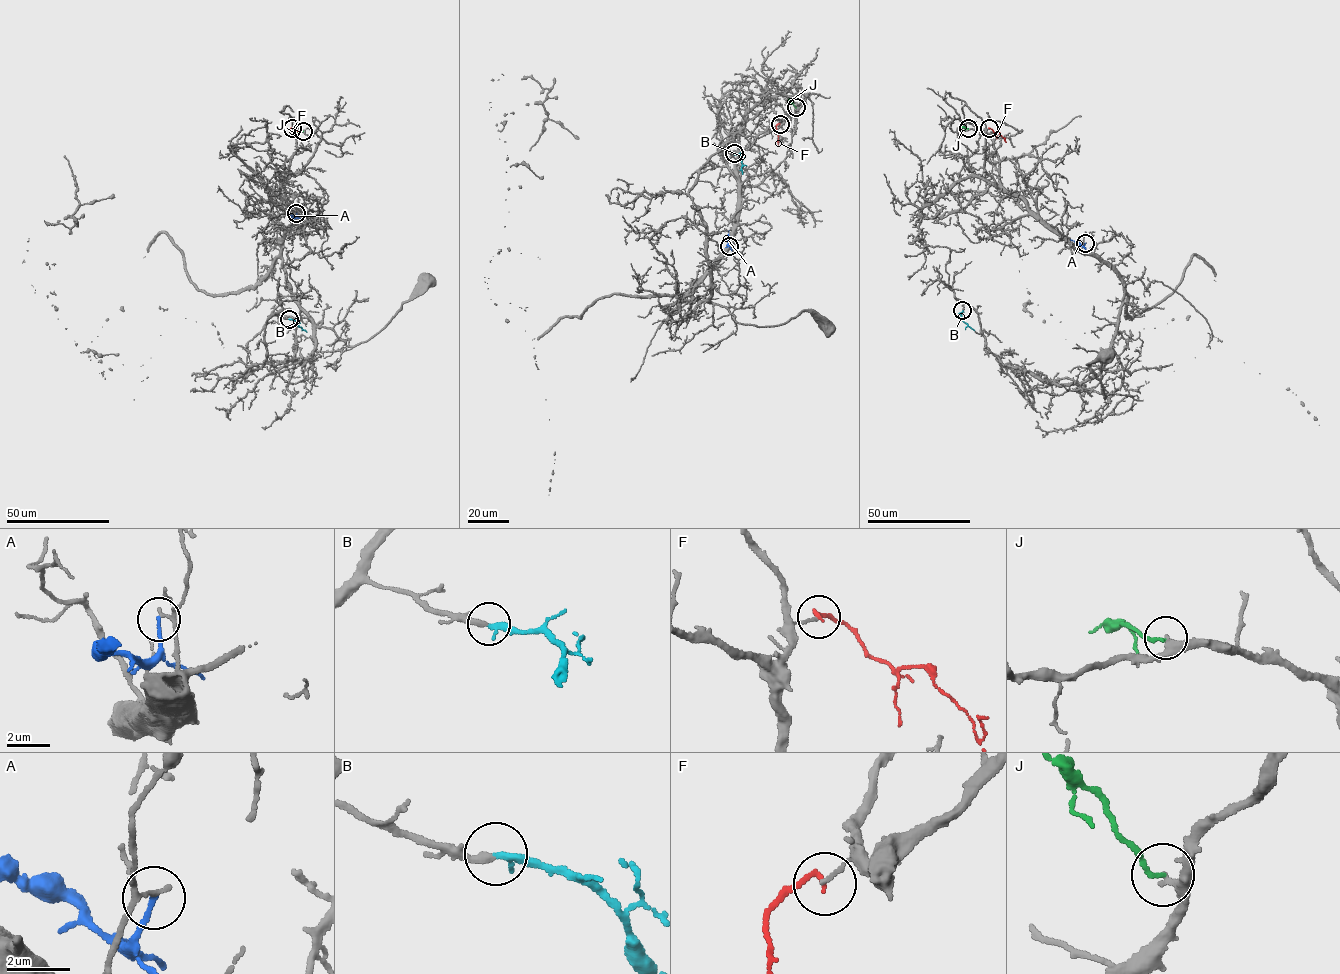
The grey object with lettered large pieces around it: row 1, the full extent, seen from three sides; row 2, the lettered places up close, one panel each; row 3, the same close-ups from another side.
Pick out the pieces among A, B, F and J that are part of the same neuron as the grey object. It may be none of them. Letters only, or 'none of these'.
B

